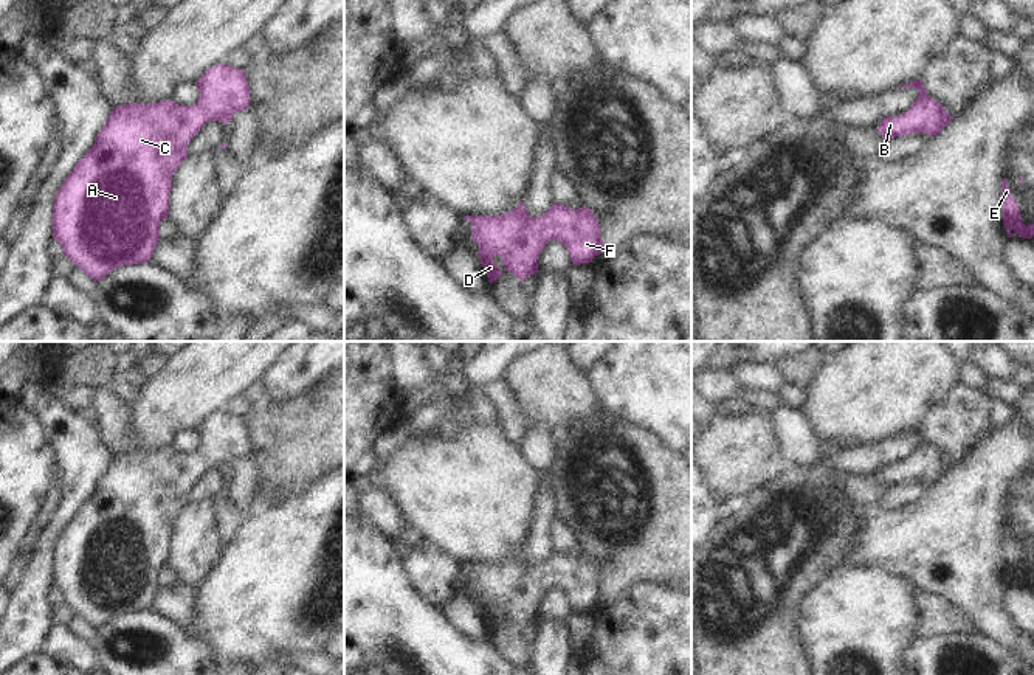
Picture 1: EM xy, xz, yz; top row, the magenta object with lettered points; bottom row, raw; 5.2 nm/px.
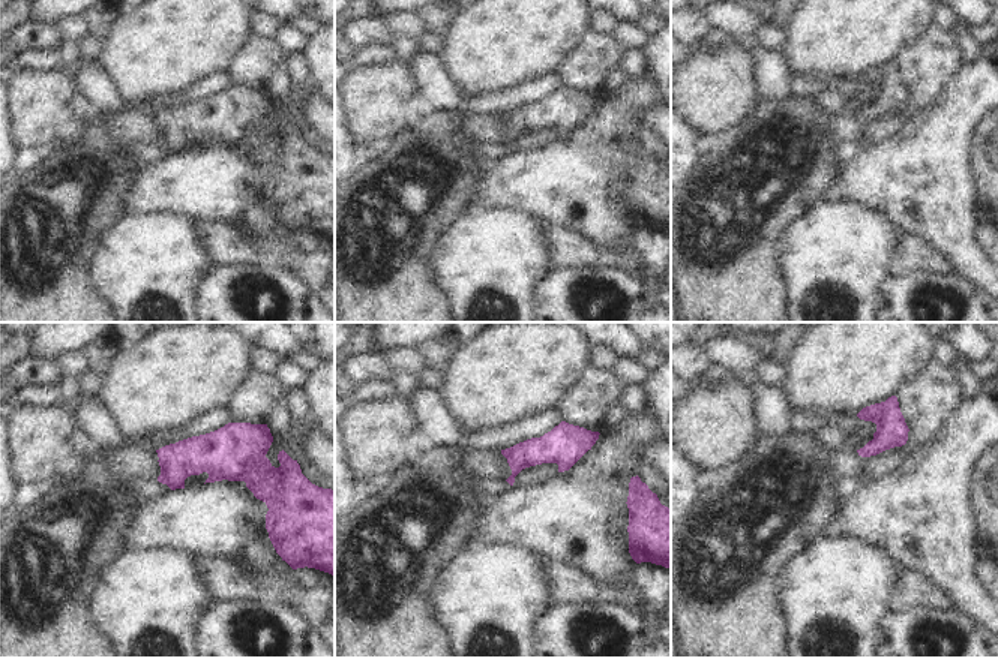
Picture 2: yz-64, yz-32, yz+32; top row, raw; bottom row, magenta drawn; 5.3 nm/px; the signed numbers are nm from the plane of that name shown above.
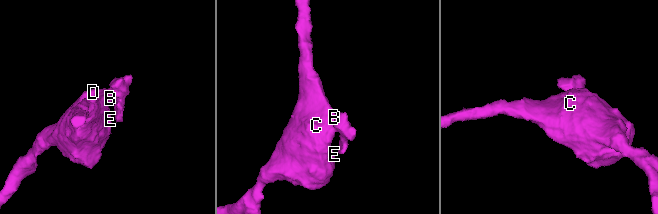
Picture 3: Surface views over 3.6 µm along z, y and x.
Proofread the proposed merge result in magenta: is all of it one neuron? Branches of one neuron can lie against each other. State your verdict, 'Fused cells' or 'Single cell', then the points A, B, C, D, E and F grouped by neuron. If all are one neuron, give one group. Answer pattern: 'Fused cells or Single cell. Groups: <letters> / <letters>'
Single cell. Groups: A B C D E F

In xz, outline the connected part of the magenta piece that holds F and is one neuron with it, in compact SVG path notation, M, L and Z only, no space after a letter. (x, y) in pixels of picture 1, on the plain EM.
M521 549L501 563L465 563L471 569L471 587L479 593L477 605L490 628L502 624L493 605L499 602L505 618L521 630L538 621L538 607L549 588L560 588L574 613L589 611L605 599L600 571L584 552L578 557L552 551L539 565L532 565Z

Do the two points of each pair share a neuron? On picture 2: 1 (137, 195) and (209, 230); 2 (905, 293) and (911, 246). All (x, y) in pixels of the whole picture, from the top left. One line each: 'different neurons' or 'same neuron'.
1: different neurons
2: different neurons

